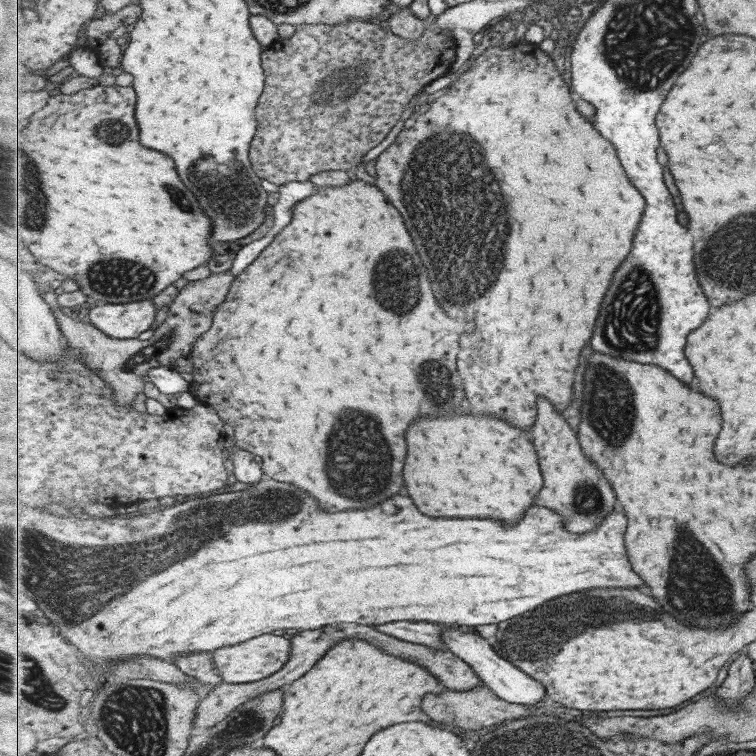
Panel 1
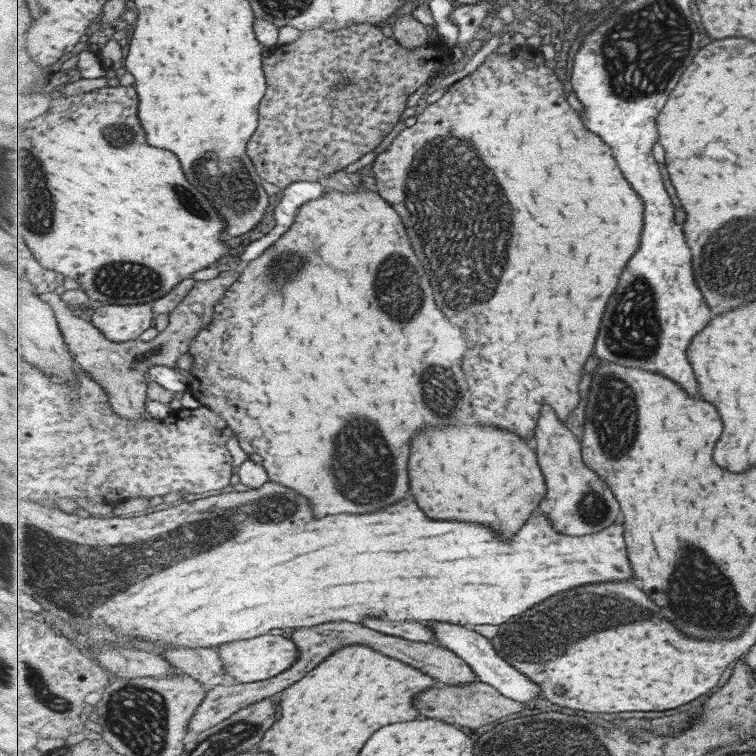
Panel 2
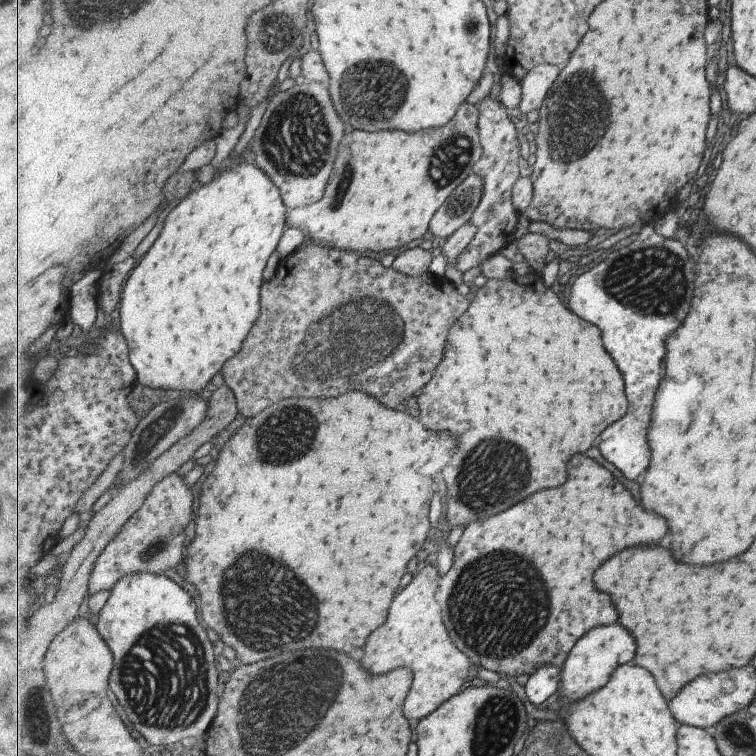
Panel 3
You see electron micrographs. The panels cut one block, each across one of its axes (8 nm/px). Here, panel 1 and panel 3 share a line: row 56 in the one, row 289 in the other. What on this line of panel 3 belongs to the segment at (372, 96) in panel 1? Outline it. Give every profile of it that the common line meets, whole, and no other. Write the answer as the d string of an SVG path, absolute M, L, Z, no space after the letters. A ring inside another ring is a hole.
M309 240L298 248L292 255L280 260L275 274L262 286L262 314L254 324L250 335L243 343L242 351L229 360L222 370L225 384L233 390L237 400L237 413L243 418L250 419L257 416L262 410L277 401L289 397L315 397L315 396L343 396L343 392L362 390L383 401L387 406L401 404L412 397L417 390L425 388L426 384L434 378L436 368L442 362L449 340L450 328L462 318L470 307L470 300L462 295L446 276L439 277L429 272L424 275L406 275L399 272L393 265L385 267L378 256L358 251L346 251Z

